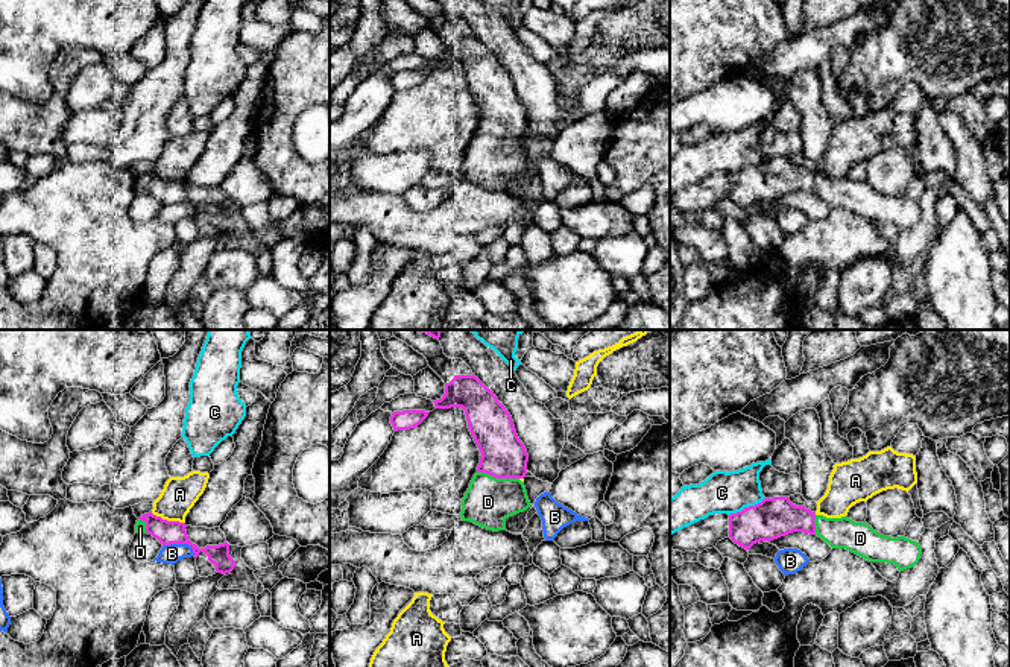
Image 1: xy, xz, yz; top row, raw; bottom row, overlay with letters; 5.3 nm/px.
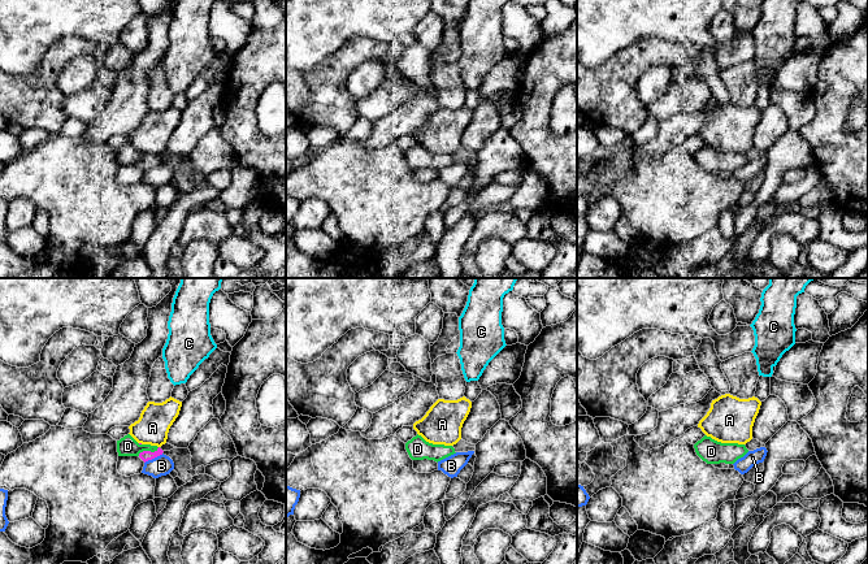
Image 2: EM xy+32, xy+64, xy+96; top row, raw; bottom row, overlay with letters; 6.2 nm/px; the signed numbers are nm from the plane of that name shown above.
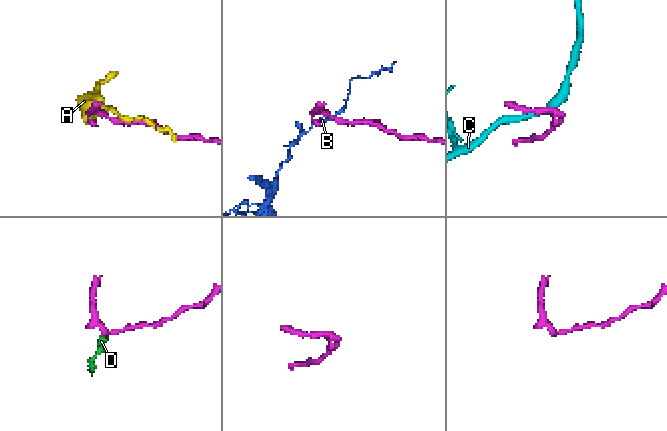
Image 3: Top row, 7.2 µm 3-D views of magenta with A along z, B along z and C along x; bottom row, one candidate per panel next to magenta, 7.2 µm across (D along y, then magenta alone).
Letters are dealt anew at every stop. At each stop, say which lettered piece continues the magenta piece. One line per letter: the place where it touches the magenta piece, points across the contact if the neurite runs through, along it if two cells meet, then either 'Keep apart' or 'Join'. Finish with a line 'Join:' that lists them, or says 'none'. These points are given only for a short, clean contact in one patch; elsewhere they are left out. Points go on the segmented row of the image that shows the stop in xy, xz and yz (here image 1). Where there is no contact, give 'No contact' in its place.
A: Touches magenta at xy (166, 520). Keep apart
B: Touches magenta at xy (181, 543). Keep apart
C: Touches magenta at yz (746, 508). Keep apart
D: Touches magenta at xz (498, 477). Path across: xz (503, 456), (498, 477), (495, 493), (488, 502). Join
Join: D

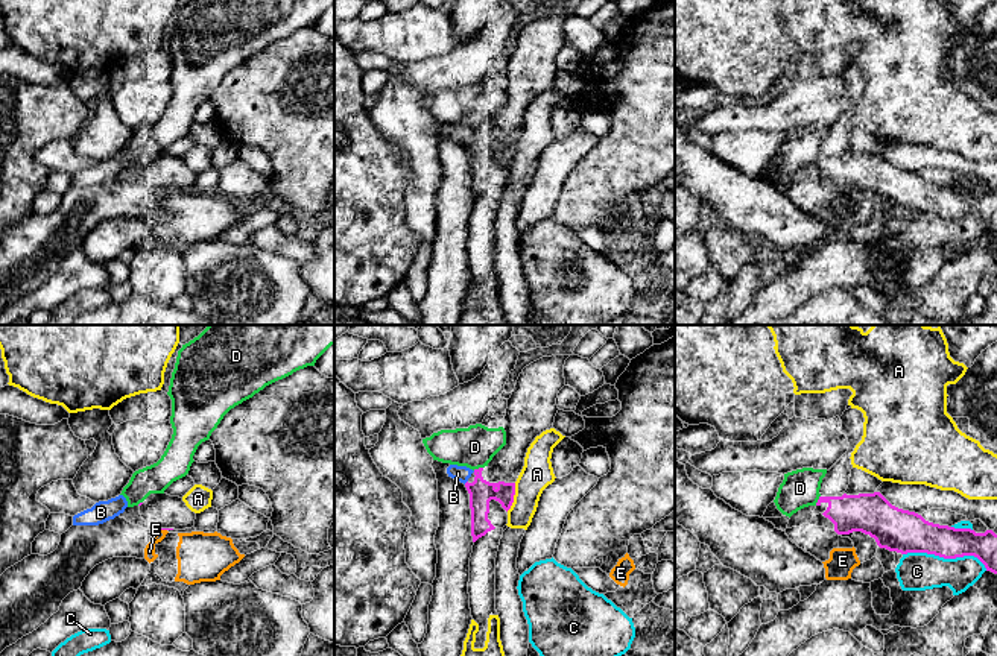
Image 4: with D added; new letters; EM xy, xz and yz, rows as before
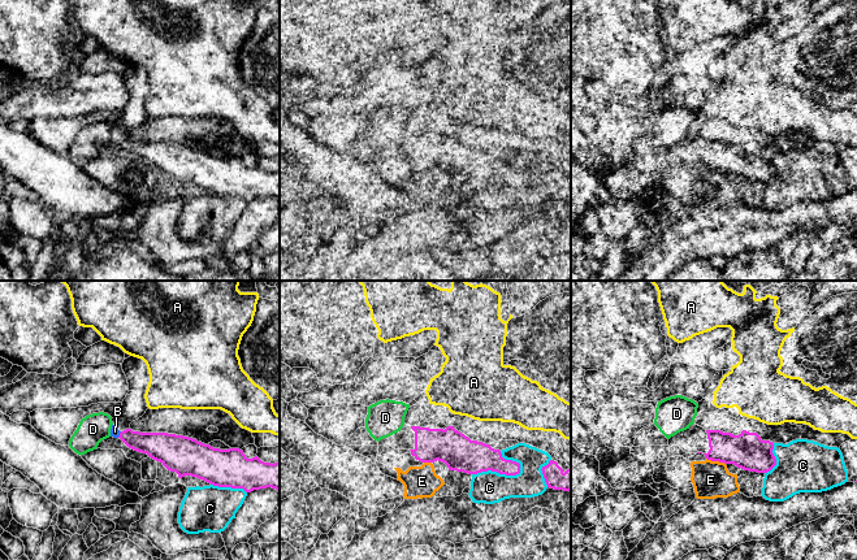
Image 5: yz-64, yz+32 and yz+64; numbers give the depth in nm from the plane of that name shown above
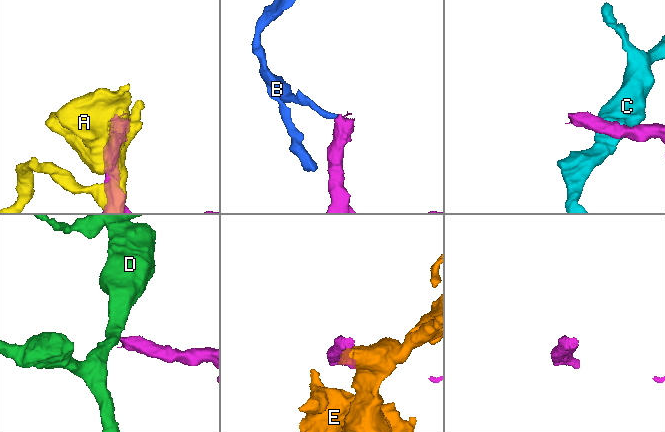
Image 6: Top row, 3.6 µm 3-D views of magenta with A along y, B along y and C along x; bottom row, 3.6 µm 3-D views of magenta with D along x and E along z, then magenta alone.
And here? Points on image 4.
A: Touches magenta at xz (512, 497). Keep apart
B: No contact. Keep apart
C: Touches magenta at yz (946, 558). Keep apart
D: Touches magenta at xz (479, 468). Keep apart
E: Touches magenta at xy (163, 529). Keep apart
Join: none

